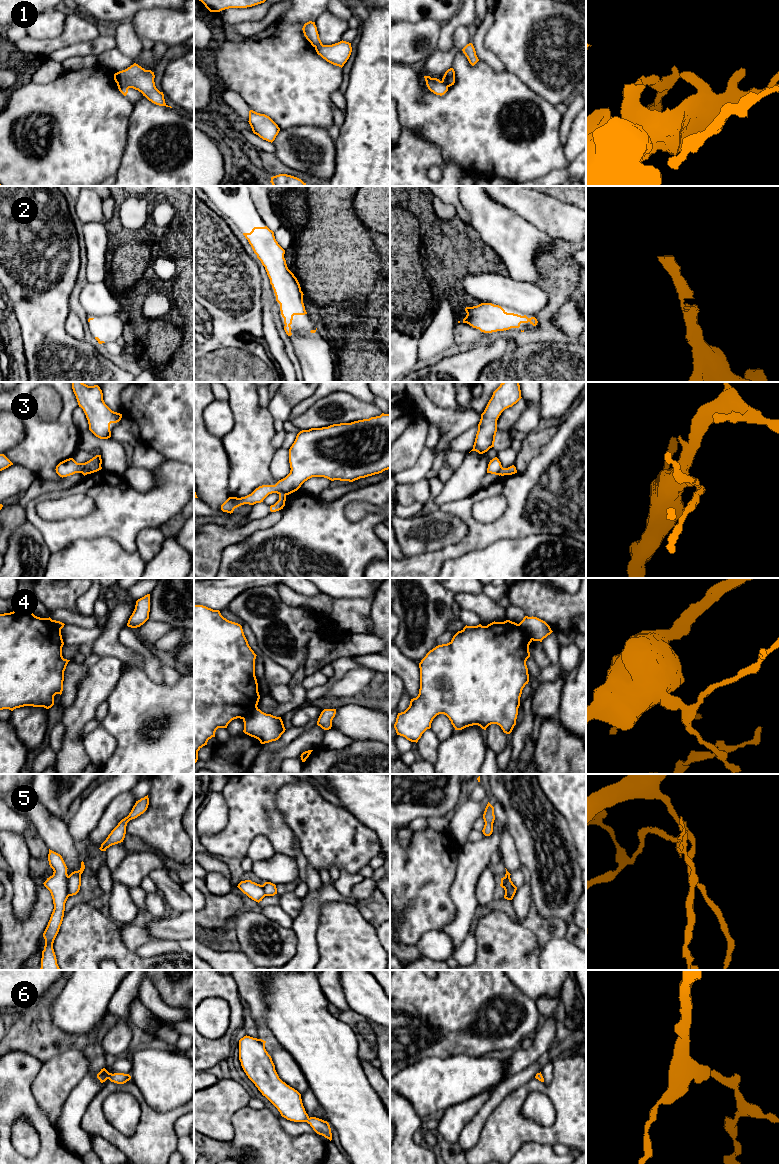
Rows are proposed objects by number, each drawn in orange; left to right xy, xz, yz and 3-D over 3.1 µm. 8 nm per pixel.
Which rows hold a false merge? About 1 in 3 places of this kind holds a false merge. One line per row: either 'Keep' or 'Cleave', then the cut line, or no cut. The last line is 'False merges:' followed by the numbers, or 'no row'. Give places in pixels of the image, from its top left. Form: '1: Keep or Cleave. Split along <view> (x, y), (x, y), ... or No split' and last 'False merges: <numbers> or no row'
1: Cleave. Split along xy (117, 83), (128, 88)
2: Keep. No split
3: Cleave. Split along xz (279, 493), (285, 495)
4: Cleave. Split along yz (518, 624), (532, 639)
5: Cleave. Split along xy (67, 876), (67, 892), (69, 895)
6: Keep. No split
False merges: 1, 3, 4, 5

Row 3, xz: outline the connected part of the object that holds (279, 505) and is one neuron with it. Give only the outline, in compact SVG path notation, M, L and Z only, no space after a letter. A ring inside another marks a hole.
M284 493L279 494L279 500L274 504L270 506L270 511L271 512L276 512L285 506L285 501L286 501L286 495Z

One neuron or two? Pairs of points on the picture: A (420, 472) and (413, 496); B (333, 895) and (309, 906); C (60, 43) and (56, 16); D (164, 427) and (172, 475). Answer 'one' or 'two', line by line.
A: two
B: one
C: two
D: two

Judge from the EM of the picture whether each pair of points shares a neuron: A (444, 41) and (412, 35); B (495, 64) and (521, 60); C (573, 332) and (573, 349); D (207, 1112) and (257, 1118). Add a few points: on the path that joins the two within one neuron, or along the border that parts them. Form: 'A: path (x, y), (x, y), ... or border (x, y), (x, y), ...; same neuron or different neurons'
A: border (442, 24), (437, 47); different neurons
B: border (485, 48), (496, 56), (505, 69); different neurons
C: border (575, 340), (571, 342); different neurons
D: border (247, 1105), (238, 1109), (232, 1116), (232, 1139); different neurons

